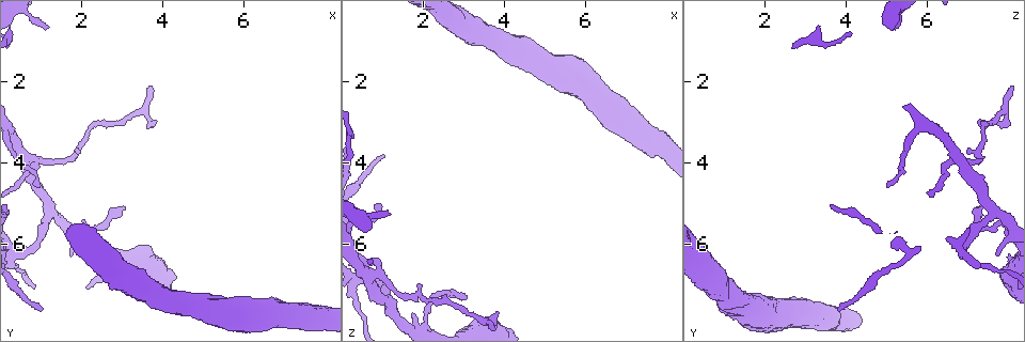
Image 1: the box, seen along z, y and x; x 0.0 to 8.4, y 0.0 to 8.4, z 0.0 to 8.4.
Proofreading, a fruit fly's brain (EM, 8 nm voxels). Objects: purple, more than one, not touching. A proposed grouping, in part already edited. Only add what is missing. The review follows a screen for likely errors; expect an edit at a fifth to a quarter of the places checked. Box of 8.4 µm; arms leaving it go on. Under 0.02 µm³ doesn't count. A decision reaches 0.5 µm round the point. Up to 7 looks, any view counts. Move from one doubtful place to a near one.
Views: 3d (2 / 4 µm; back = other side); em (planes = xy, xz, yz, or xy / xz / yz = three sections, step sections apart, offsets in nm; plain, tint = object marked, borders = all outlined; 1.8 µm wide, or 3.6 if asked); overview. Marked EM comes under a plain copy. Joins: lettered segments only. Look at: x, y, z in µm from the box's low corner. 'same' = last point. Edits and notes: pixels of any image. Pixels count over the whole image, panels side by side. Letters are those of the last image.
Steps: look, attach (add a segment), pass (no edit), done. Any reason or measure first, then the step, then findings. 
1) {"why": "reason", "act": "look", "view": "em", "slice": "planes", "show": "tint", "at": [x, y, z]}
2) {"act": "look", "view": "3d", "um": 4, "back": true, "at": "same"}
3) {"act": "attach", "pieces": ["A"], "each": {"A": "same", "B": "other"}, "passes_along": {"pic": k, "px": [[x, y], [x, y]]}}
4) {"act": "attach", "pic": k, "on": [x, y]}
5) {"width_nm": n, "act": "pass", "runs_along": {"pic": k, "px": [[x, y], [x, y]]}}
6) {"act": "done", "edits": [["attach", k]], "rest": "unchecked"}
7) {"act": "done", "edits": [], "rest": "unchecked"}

{"why": "branch stops here", "act": "look", "view": "em", "slice": "yz", "step": 4, "show": "borders", "at": [1.75, 6.25, 7.70]}

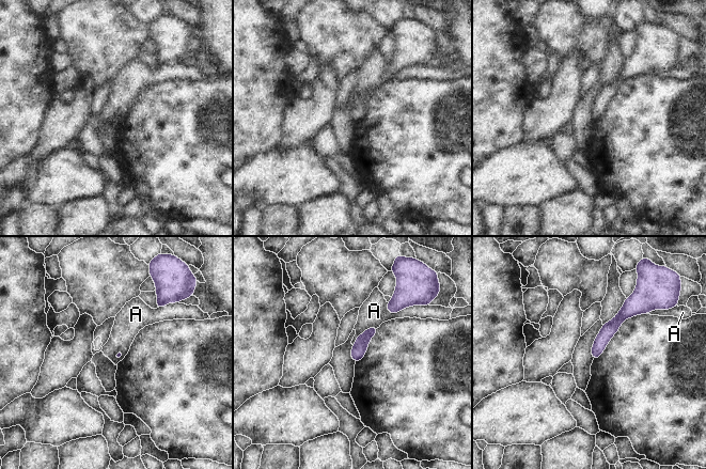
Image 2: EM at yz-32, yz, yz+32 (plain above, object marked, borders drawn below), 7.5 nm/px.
{"act": "pass", "each": {"A": "other"}, "runs_along": {"pic": 2, "px": [[633, 308], [608, 330], [595, 355]]}, "found": "none of them fits"}

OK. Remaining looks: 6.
{"why": "branch stops here", "act": "look", "view": "3d", "um": 4, "at": [0.95, 4.60, 5.05]}

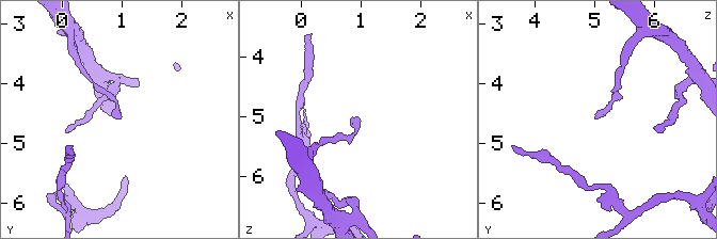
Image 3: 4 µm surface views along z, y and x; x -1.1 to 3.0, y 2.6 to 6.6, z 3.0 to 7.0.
{"why": "need the tissue", "act": "look", "view": "em", "slice": "xy", "step": 16, "show": "tint", "at": [0.95, 4.60, 5.05]}

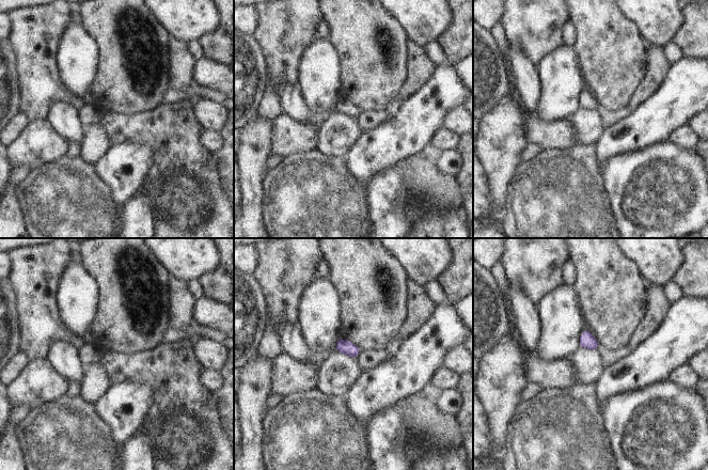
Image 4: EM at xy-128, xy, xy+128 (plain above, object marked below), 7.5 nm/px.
{"why": "cut it another way", "act": "look", "view": "em", "slice": "planes", "show": "borders", "at": "same"}

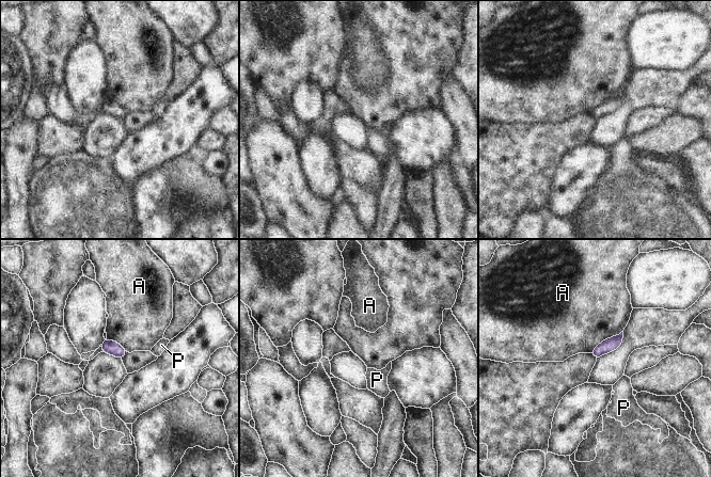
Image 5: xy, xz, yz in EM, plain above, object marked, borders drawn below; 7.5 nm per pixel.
{"act": "pass", "each": {"A": "other", "P": "other"}, "found": "no lettered segment goes on from it"}

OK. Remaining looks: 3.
{"why": "long arm stops here", "act": "look", "view": "em", "slice": "xz", "step": 4, "show": "borders", "at": [1.15, 0.60, 5.15]}

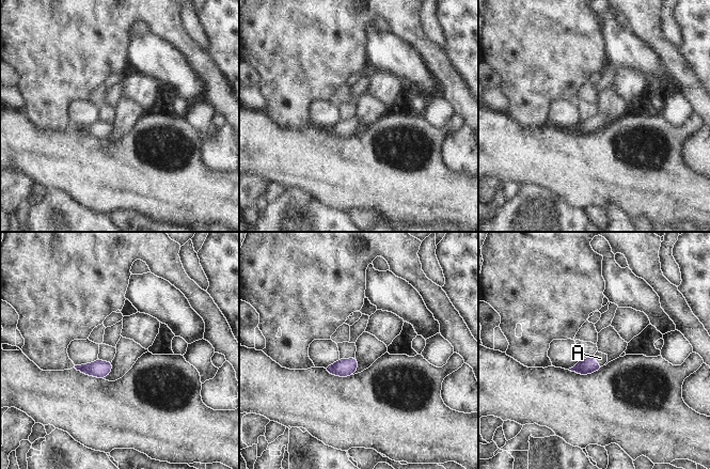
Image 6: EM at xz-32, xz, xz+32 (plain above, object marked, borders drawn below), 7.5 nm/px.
{"longest_contact_nm": ["A", 110], "act": "attach", "pieces": ["A"], "each": {"A": "same"}, "passes_along": {"pic": 6, "px": [[588, 365], [595, 361], [600, 358]]}, "found": "the cell continues"}

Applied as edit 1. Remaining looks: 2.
{"act": "done", "edits": [["attach", 6]], "rest": "unchecked"}

